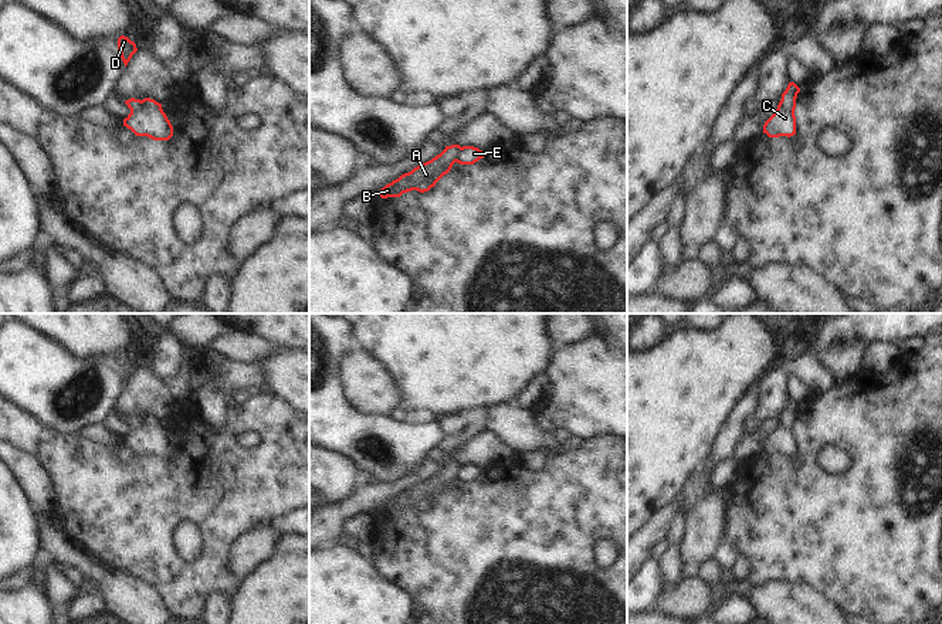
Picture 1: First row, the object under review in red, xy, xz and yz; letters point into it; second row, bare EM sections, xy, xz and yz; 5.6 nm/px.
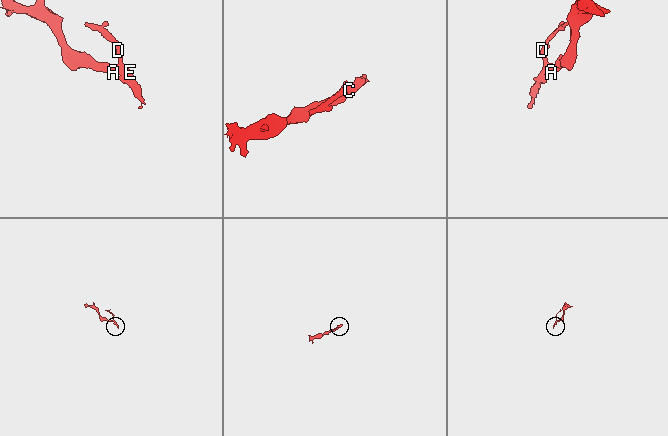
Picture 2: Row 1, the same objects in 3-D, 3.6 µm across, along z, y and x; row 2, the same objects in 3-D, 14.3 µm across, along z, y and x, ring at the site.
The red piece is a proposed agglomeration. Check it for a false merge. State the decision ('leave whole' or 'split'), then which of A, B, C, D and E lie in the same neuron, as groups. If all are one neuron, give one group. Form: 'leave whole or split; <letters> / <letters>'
split; A B / C D E

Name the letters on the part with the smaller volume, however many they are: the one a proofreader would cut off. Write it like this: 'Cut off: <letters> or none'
Cut off: C, D, E.

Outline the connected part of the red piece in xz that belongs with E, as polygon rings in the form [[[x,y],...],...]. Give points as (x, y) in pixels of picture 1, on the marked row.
[[[462,146],[460,149],[458,157],[457,157],[457,163],[460,165],[474,165],[475,162],[478,162],[480,159],[484,157],[484,152],[480,150],[478,147],[474,146]]]

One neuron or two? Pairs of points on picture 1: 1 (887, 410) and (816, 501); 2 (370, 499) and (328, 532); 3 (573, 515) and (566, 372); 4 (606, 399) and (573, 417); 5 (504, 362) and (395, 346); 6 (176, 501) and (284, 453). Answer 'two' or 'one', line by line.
1: one
2: one
3: two
4: one
5: one
6: one

